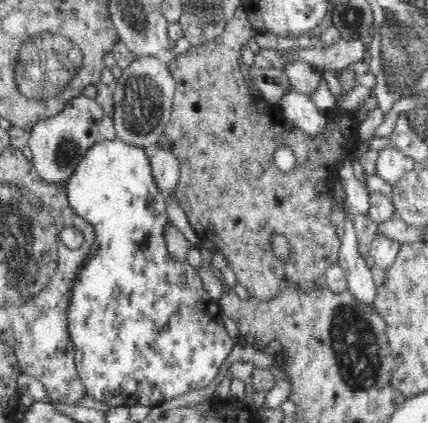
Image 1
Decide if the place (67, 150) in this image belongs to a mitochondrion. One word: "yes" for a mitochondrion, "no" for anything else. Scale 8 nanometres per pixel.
yes

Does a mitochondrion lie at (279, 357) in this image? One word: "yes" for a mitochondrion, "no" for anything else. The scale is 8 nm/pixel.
no

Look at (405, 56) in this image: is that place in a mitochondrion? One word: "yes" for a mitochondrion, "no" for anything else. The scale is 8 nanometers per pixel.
yes

